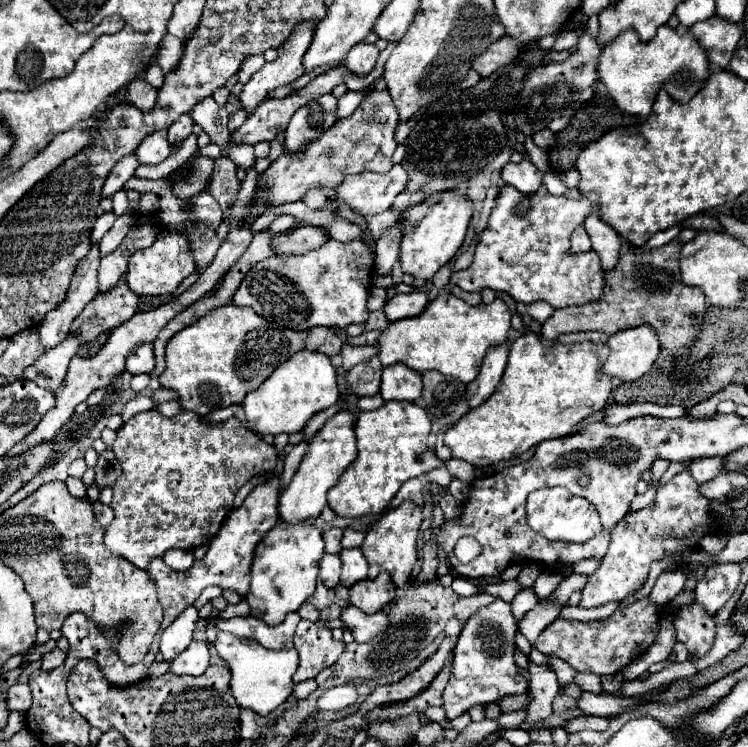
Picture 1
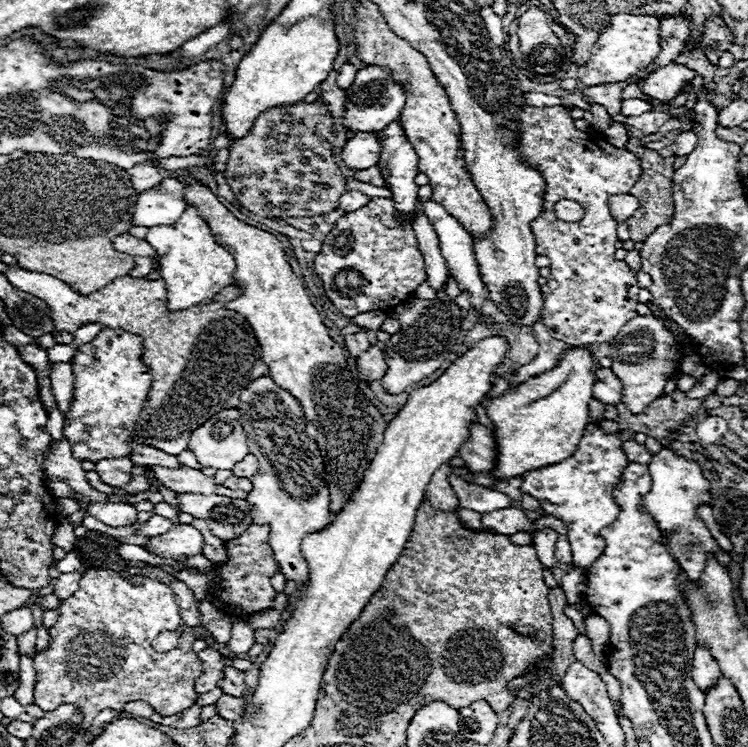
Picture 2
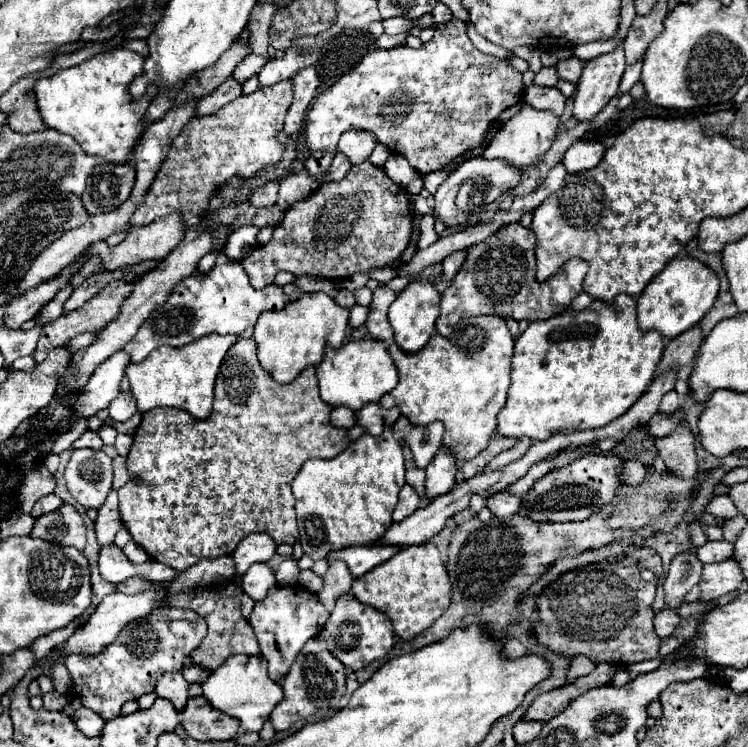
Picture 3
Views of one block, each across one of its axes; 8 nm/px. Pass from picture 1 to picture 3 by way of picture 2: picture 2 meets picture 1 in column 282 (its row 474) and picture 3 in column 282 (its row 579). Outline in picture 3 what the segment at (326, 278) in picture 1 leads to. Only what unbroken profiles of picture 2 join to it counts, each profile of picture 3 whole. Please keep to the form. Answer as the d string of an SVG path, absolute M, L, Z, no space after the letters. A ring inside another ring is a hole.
M222 254L206 276L194 274L178 284L172 296L156 312L152 312L150 320L140 326L138 334L124 346L124 350L130 354L132 362L142 362L152 350L162 344L180 348L212 332L240 336L246 328L252 328L256 324L258 316L264 310L282 310L288 302L290 300L284 294L284 288L278 284L270 284L262 290L252 288L246 272L240 270L238 264L228 264L228 256Z

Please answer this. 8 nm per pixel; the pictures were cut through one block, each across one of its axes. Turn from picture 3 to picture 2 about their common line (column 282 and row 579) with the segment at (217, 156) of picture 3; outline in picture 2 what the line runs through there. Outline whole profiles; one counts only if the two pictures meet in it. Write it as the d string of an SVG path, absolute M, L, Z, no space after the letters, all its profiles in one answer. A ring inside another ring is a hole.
M88 570L80 580L80 588L74 594L76 600L66 598L60 602L60 618L50 628L50 644L34 656L34 670L36 670L36 686L34 686L34 704L42 710L50 712L56 710L60 704L74 704L84 720L82 728L90 728L96 714L112 708L124 712L124 704L142 700L148 702L154 712L162 716L178 714L190 708L198 694L194 690L194 682L202 676L202 664L198 656L192 652L192 642L196 636L192 628L184 628L180 636L180 644L170 652L156 652L152 648L152 640L164 630L178 630L180 626L180 612L174 600L172 590L166 584L146 578L142 586L132 586L130 580L120 578L114 570ZM102 632L102 642L84 642L88 636Z

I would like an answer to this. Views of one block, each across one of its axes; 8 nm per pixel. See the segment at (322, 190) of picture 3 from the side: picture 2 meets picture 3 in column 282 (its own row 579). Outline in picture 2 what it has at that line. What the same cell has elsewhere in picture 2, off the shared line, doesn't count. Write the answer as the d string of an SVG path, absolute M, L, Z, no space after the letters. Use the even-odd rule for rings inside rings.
M250 524L242 536L228 540L224 544L228 550L228 562L224 566L216 568L216 574L220 578L220 582L218 582L220 590L218 590L216 600L222 602L226 608L240 610L246 614L254 614L254 612L272 608L276 590L272 588L270 578L278 570L278 562L274 560L274 552L268 544L268 532L270 532L268 524L262 524L262 526Z

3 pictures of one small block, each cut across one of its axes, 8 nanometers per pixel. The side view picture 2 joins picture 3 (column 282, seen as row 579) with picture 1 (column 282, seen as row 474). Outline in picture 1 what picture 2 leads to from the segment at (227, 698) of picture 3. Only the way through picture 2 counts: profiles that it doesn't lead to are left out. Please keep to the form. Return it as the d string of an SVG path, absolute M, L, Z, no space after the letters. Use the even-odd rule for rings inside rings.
M220 632L214 642L218 654L232 670L230 678L230 690L236 698L236 704L240 708L248 708L260 716L268 716L272 710L276 710L294 688L292 674L298 668L298 652L292 650L266 650L256 640L250 638L238 638L228 632Z

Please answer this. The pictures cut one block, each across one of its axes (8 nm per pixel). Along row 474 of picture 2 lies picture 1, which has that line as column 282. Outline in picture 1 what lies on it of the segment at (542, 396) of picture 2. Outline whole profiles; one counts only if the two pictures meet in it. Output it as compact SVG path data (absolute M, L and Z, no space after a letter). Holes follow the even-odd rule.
M340 410L324 422L324 426L310 440L308 450L300 462L298 472L294 474L290 486L280 494L280 520L286 524L300 524L312 518L318 518L326 506L326 492L338 482L342 472L356 460L356 434L354 434L356 416L350 410Z

